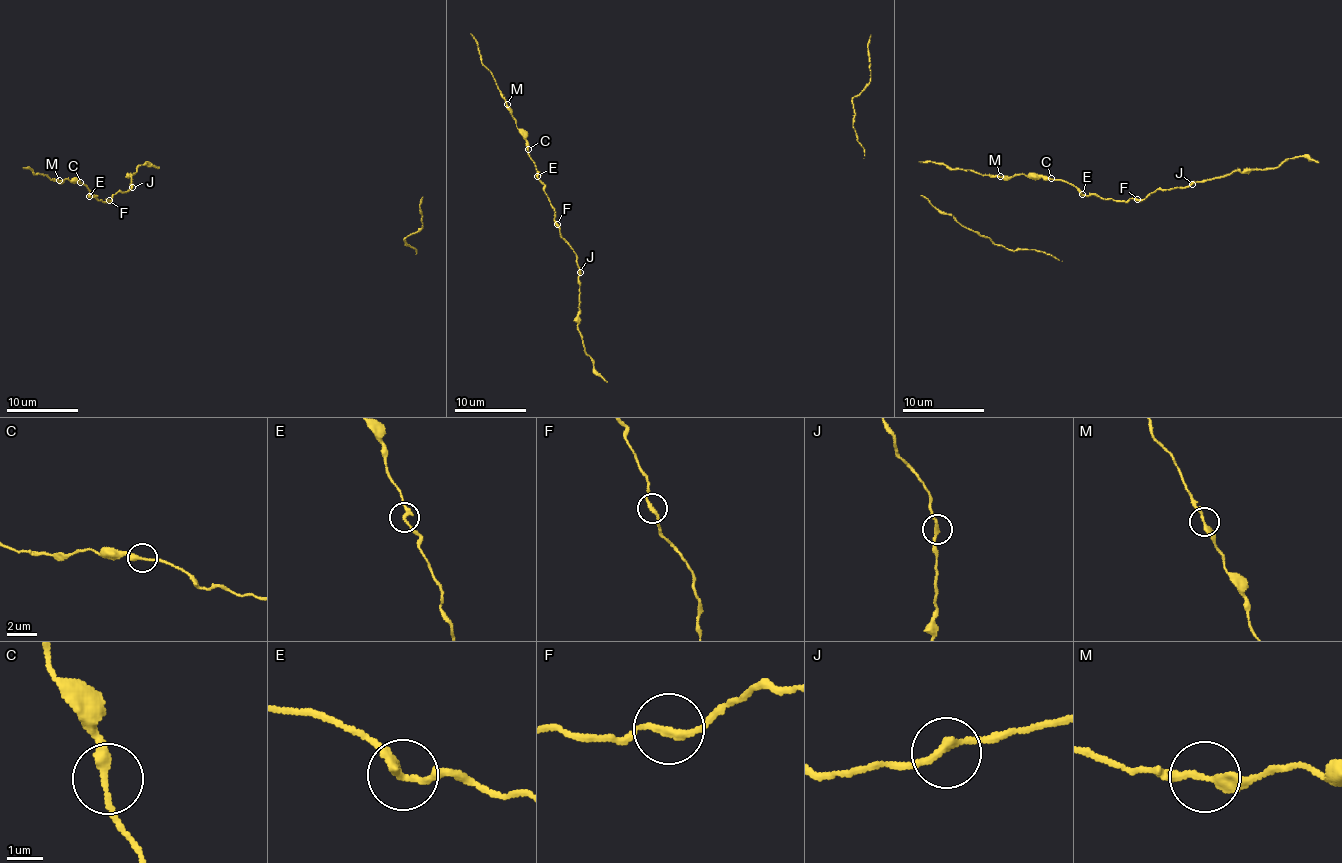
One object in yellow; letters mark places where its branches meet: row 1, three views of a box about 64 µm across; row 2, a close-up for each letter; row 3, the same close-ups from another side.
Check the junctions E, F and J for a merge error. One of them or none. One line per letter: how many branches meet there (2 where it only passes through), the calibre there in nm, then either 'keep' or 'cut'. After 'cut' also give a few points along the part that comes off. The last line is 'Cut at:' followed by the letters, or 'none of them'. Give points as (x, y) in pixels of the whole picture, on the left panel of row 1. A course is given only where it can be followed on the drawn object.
E: branches 2; calibre 240 nm; keep
F: branches 2; calibre 220 nm; keep
J: branches 2; calibre 200 nm; keep
Cut at: none of them

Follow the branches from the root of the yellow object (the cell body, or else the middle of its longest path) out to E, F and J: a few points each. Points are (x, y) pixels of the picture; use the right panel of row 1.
E: (1172, 189), (1155, 189), (1143, 199), (1127, 201), (1082, 195)
F: (1172, 189), (1155, 189), (1143, 199), (1137, 199)
J: (1172, 189), (1192, 184)

